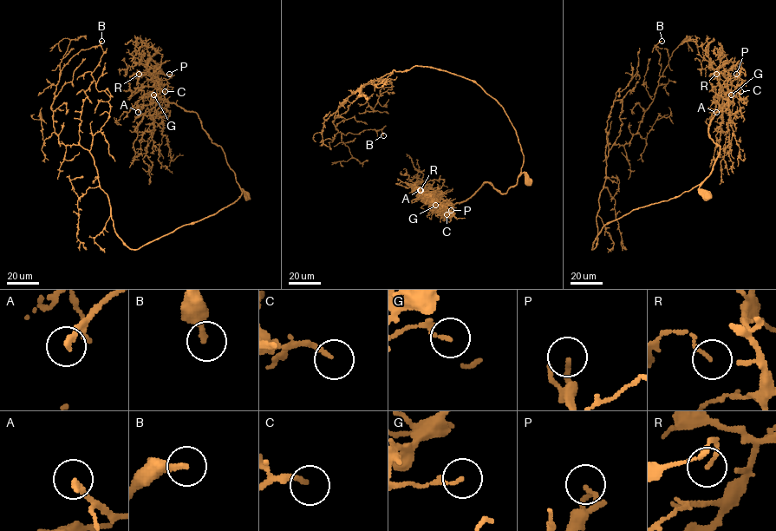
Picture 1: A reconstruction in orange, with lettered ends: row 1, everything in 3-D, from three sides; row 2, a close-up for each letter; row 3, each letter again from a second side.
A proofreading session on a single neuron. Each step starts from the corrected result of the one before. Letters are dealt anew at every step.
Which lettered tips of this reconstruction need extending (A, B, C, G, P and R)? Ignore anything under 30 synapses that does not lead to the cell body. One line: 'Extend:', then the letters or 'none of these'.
Extend: A, C, P

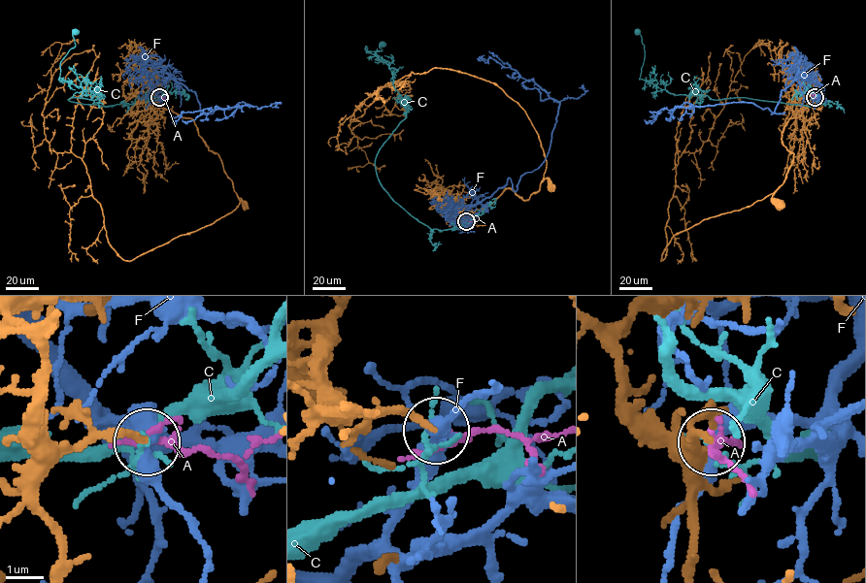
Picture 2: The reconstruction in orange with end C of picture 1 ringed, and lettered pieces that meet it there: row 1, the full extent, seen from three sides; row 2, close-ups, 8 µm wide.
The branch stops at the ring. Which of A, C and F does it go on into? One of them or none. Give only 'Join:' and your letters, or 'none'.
Join: none

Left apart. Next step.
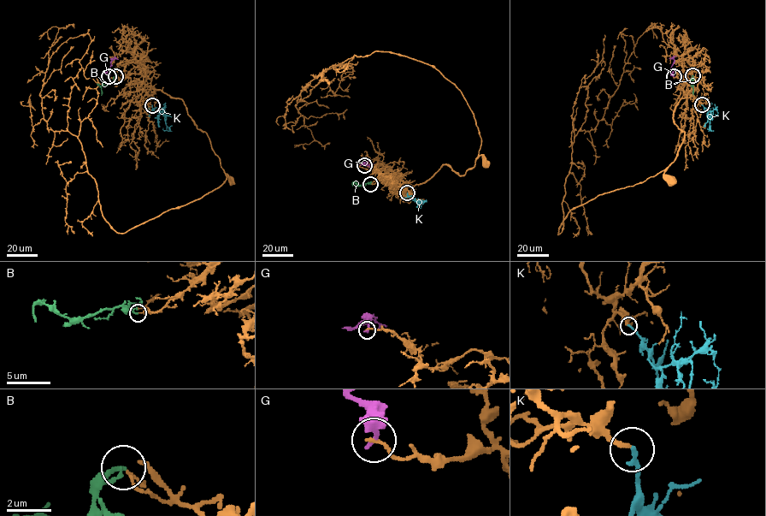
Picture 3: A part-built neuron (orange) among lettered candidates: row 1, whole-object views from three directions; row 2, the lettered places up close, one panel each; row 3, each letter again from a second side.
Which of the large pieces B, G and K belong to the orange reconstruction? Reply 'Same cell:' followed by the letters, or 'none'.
Same cell: K

